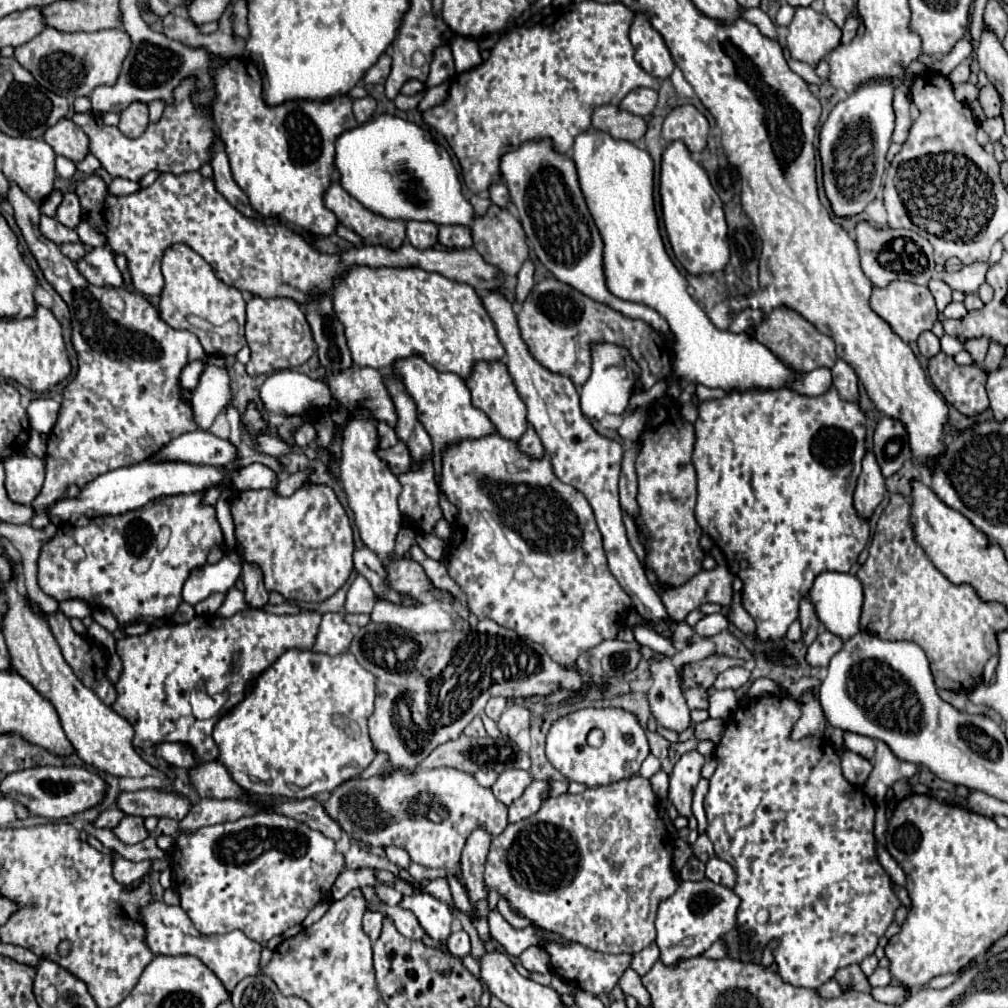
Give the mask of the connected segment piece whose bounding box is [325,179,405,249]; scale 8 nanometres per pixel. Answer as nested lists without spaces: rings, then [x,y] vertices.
[[[333,179],[327,187],[325,205],[335,213],[339,223],[353,229],[373,245],[399,249],[405,241],[405,221],[385,219],[377,213],[371,213],[341,187],[339,179]]]

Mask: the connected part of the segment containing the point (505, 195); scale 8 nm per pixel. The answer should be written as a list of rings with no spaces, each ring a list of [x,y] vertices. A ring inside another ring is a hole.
[[[497,181],[497,183],[491,185],[489,195],[491,195],[491,201],[493,201],[495,205],[507,207],[507,203],[509,203],[509,191],[507,191],[507,187],[505,187],[501,181]]]

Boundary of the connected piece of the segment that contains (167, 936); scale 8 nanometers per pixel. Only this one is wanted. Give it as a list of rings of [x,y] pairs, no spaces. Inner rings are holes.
[[[153,901],[151,905],[147,905],[143,909],[143,917],[147,927],[147,943],[153,955],[193,955],[219,977],[229,993],[241,979],[259,973],[261,945],[247,939],[241,931],[231,931],[225,935],[201,935],[193,927],[181,905],[167,905],[165,901]]]

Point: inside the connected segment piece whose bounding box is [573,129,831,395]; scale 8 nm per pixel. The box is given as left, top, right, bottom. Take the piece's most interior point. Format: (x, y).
(616, 177)

